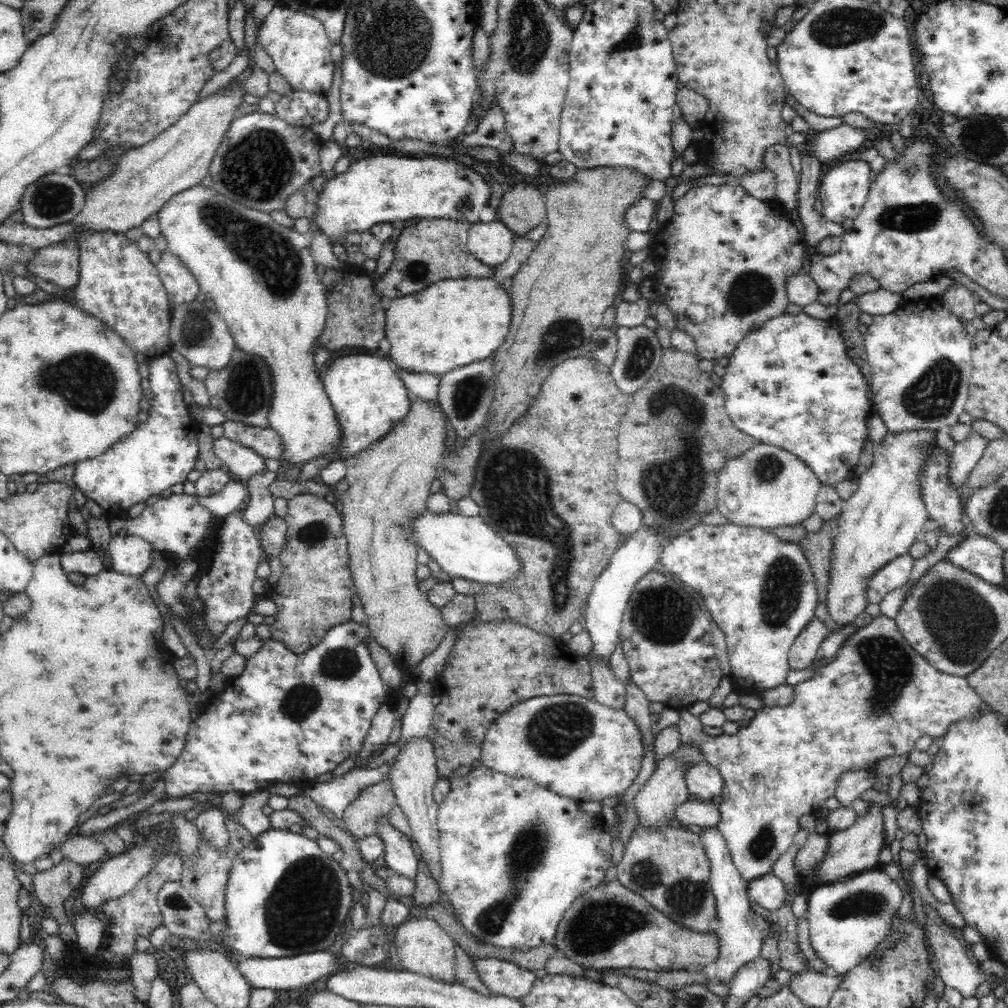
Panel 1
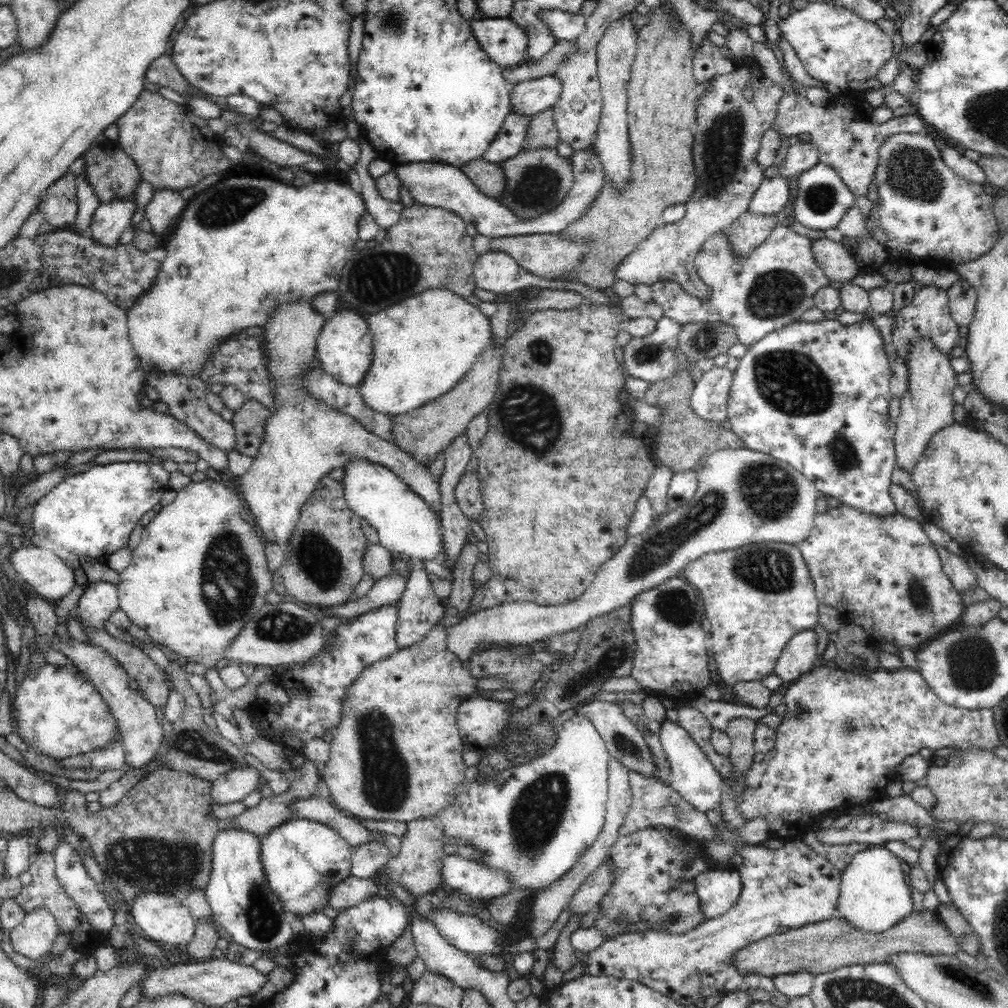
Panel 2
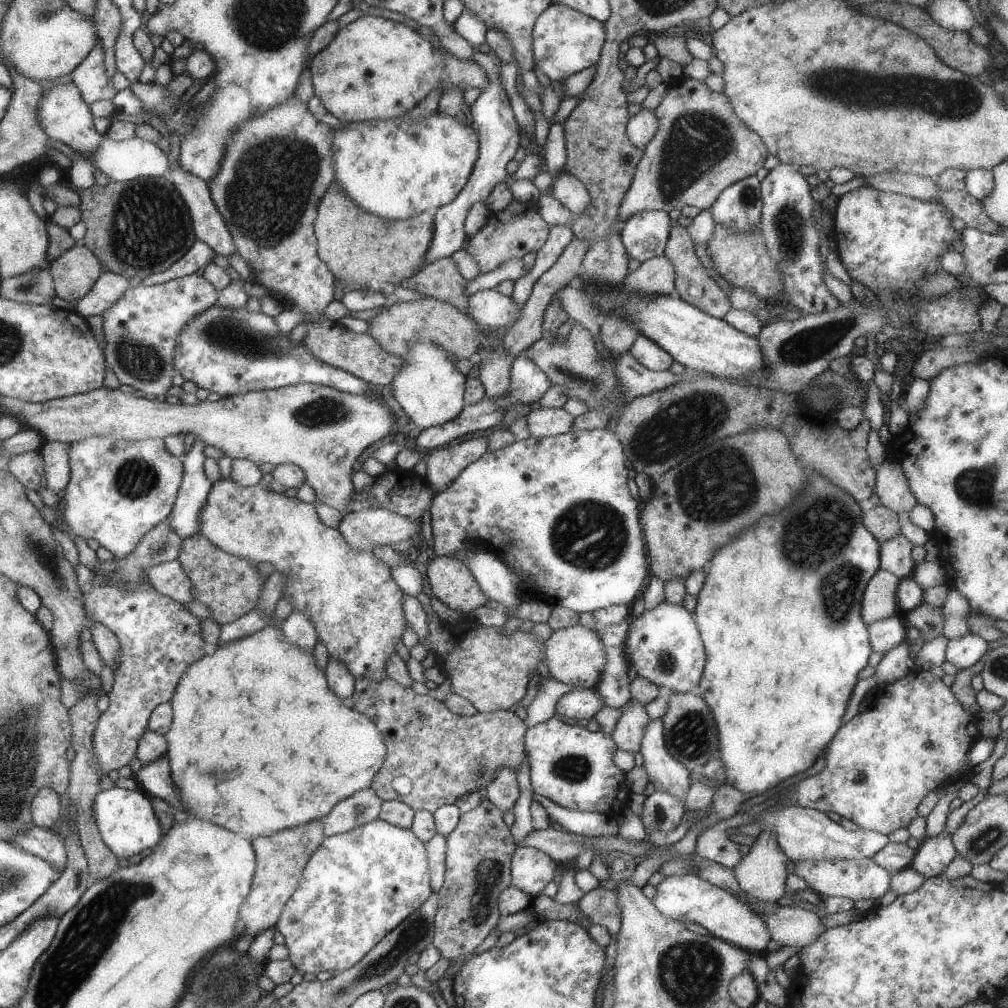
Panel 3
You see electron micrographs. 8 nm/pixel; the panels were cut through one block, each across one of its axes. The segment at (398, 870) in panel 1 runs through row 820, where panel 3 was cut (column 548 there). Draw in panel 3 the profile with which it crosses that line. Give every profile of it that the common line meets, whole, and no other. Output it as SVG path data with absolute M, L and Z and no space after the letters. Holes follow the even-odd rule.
M517 356L513 366L511 366L511 384L509 384L509 390L499 398L499 400L483 400L483 402L477 402L473 406L465 406L457 418L441 424L441 426L433 426L433 428L427 428L423 430L417 440L415 440L415 446L421 448L421 450L439 450L439 446L453 442L461 436L467 436L467 434L475 434L477 430L489 430L493 426L499 426L507 408L509 406L537 406L537 402L543 398L543 394L551 388L549 384L549 376L545 376L533 362L525 360L523 356Z

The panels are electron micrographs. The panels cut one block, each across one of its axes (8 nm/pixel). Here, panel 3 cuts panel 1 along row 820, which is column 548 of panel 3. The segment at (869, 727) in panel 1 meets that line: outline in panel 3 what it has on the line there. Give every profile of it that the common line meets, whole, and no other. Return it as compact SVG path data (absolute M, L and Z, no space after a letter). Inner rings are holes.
M553 716L527 728L523 740L531 772L531 790L535 796L547 798L567 810L607 816L615 816L621 808L629 806L629 776L613 764L613 752L617 746L609 734L601 730L587 732L587 728L569 726Z

